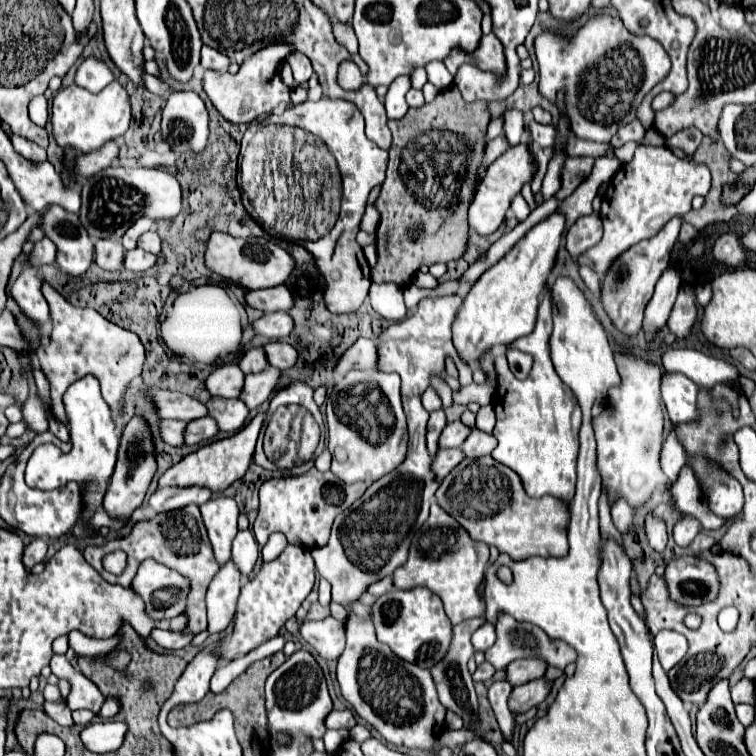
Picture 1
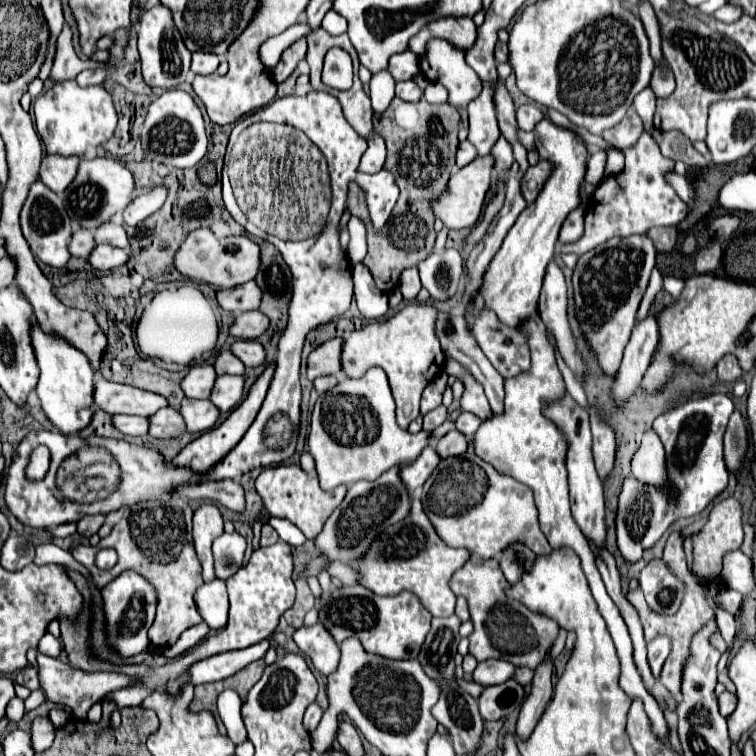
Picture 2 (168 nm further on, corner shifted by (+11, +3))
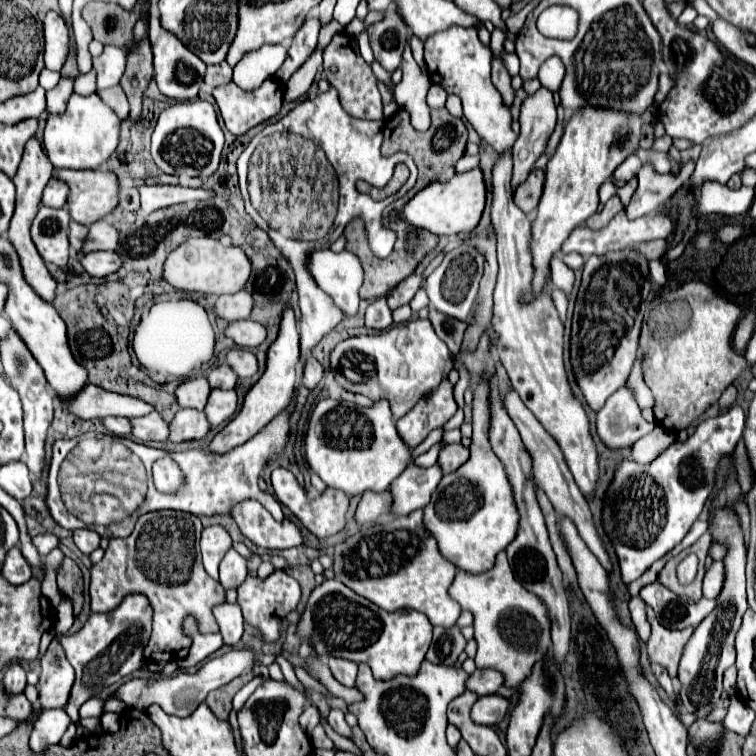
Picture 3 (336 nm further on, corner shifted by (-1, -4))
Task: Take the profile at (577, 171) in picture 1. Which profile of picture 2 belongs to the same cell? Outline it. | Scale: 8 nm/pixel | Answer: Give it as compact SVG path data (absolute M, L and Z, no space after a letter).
M540 160L538 164L534 164L526 170L526 174L522 176L522 182L520 182L522 196L524 196L526 204L532 204L536 200L538 192L542 190L544 182L548 180L550 172L552 172L552 164L548 160Z

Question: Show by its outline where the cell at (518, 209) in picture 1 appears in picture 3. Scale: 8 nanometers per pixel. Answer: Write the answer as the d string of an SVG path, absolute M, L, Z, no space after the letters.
M450 27L450 31L442 31L432 35L424 43L424 60L426 66L434 66L435 72L431 73L434 81L442 83L448 93L456 93L462 99L464 117L476 129L476 133L494 147L496 153L506 153L512 149L514 141L518 139L512 131L512 117L510 111L500 103L500 93L490 81L490 61L492 53L490 47L482 45L478 39L476 29L464 27Z

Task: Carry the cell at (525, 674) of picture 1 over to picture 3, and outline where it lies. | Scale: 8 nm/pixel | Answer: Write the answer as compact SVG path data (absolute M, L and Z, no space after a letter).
M476 669L468 679L468 689L478 695L492 695L504 685L504 675L496 669Z

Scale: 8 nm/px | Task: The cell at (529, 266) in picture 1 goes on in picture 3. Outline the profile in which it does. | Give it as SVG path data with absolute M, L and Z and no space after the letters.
M588 107L588 111L580 111L580 115L570 117L564 127L564 135L560 139L558 149L546 165L544 195L540 199L536 219L532 221L530 239L530 253L534 265L532 291L524 293L520 297L520 303L530 303L532 299L544 293L554 253L562 249L562 243L568 239L574 227L586 223L586 219L596 213L600 185L630 153L634 153L634 149L638 147L642 123L652 119L654 107L638 119L632 119L632 115L616 115L614 111L596 111L596 107Z

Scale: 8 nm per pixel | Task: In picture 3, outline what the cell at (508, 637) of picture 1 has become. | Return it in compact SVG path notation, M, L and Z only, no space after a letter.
M504 551L496 557L496 565L490 571L458 571L450 587L450 595L462 605L462 609L472 611L474 615L474 637L478 641L476 667L498 669L506 677L506 687L522 683L532 673L534 663L544 659L550 651L552 619L548 615L548 607L538 595L526 591L524 587L520 587L520 583L516 583Z

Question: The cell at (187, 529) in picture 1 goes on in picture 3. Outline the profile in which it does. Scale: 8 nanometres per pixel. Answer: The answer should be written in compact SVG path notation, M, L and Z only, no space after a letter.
M154 511L140 515L136 521L136 527L130 537L126 539L110 539L110 545L102 557L100 563L92 565L92 581L90 581L90 605L94 613L104 613L110 609L116 609L120 601L128 593L144 593L154 609L154 623L152 623L152 637L150 645L144 651L144 657L148 661L176 661L178 657L186 657L188 649L192 645L192 639L184 633L182 623L186 617L194 617L198 623L200 633L218 633L218 623L212 615L212 607L216 603L224 601L224 587L214 581L200 563L200 531L202 523L192 513L182 511Z

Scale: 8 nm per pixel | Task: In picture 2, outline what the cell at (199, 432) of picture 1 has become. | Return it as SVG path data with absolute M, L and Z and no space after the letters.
M160 408L160 412L150 416L148 420L150 420L148 436L152 438L176 438L186 432L186 424L180 412L174 408Z

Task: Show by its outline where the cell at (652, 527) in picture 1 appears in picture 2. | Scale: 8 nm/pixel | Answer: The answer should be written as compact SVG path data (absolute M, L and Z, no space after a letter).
M712 394L688 400L654 420L652 428L662 438L666 450L668 488L658 490L648 484L630 484L630 476L624 478L616 512L616 544L626 562L638 562L644 550L652 548L672 522L700 514L710 500L726 488L728 470L722 456L722 436L732 410L734 404L726 394Z

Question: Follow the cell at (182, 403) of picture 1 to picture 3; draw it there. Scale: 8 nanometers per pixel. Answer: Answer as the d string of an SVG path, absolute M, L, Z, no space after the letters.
M90 385L90 387L84 387L84 391L80 393L80 399L76 399L76 403L68 407L68 411L72 411L82 419L106 419L106 417L132 419L132 417L148 415L150 411L154 411L154 407L138 397L112 393L98 385Z

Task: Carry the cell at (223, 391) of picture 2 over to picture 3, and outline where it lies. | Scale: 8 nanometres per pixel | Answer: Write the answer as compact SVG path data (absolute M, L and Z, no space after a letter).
M214 389L208 397L208 405L204 407L204 413L208 415L208 421L212 427L228 423L238 409L238 393L226 391L226 389Z

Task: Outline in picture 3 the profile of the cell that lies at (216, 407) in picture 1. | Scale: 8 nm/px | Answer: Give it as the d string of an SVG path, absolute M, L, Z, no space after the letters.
M180 409L176 417L170 421L170 441L182 443L192 439L204 439L212 425L206 419L204 411L196 409Z

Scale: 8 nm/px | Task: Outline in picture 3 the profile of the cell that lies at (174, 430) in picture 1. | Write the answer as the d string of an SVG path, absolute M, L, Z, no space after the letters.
M108 417L102 423L116 437L132 437L132 423L130 423L130 419L124 419L124 417Z

